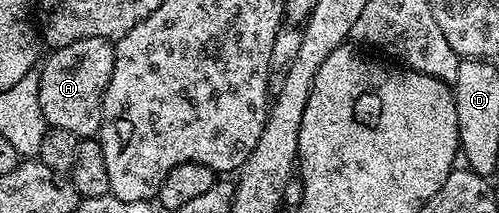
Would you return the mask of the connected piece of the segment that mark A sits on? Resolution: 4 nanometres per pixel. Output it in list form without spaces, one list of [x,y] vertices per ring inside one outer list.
[[[102,37],[99,39],[79,39],[79,43],[71,43],[62,49],[54,49],[44,58],[40,66],[39,79],[39,111],[43,111],[43,119],[50,129],[71,131],[79,139],[93,139],[101,132],[101,104],[107,91],[107,83],[113,70],[114,46]]]

